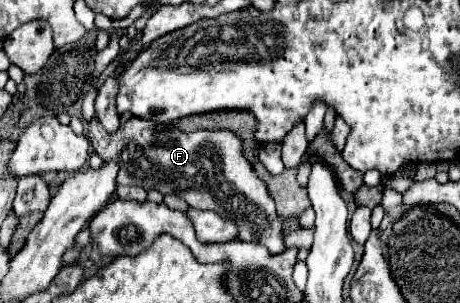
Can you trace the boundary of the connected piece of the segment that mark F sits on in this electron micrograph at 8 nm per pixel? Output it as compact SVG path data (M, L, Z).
M93 118L87 128L87 138L93 150L105 160L111 158L119 164L119 184L141 186L139 160L147 158L155 174L145 178L145 188L157 188L159 192L177 194L197 210L217 212L221 218L235 222L237 240L263 244L269 254L281 254L283 242L283 218L279 216L275 202L259 178L251 162L245 158L243 140L233 130L195 130L185 132L173 124L157 124L143 118L131 118L117 132L109 134Z

